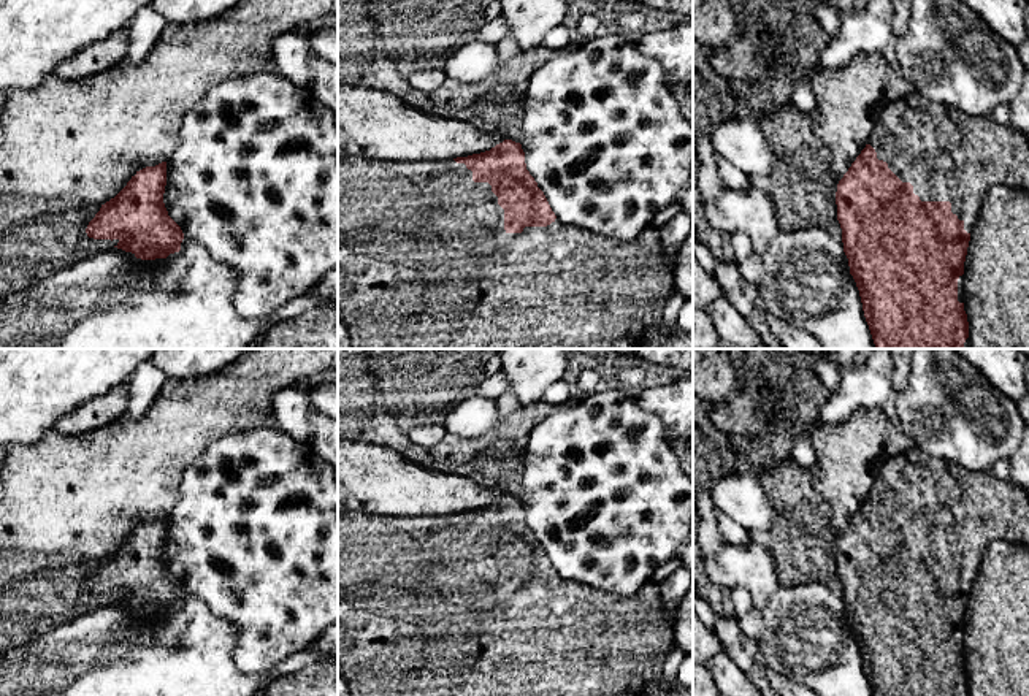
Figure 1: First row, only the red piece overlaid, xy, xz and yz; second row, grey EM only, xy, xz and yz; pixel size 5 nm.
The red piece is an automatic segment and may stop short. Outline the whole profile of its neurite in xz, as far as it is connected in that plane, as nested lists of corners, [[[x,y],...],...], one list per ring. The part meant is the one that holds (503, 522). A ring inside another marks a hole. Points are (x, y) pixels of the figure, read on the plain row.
[[[512,495],[453,515],[338,515],[338,674],[350,696],[644,696],[652,683],[663,679],[672,647],[674,617],[664,610],[658,583],[648,582],[634,595],[618,595],[560,577],[526,525],[522,499]]]

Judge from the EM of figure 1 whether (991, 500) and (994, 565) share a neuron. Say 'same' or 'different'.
different

